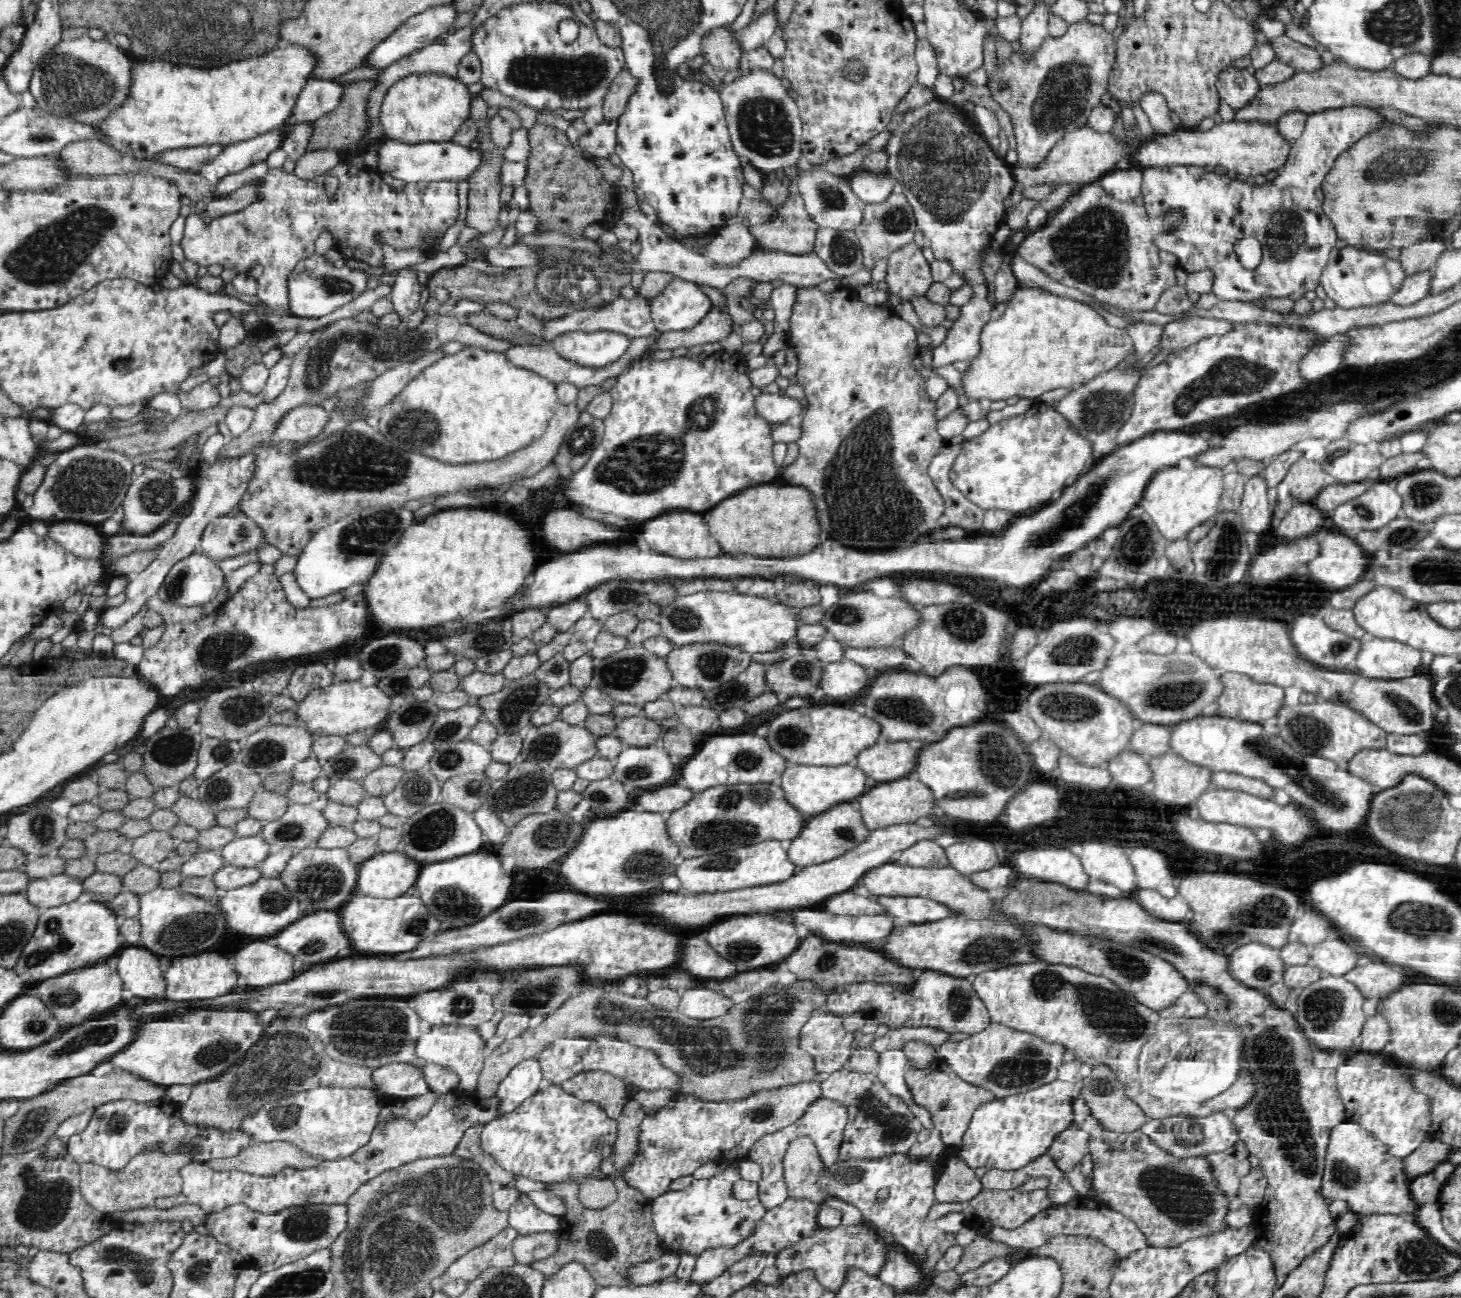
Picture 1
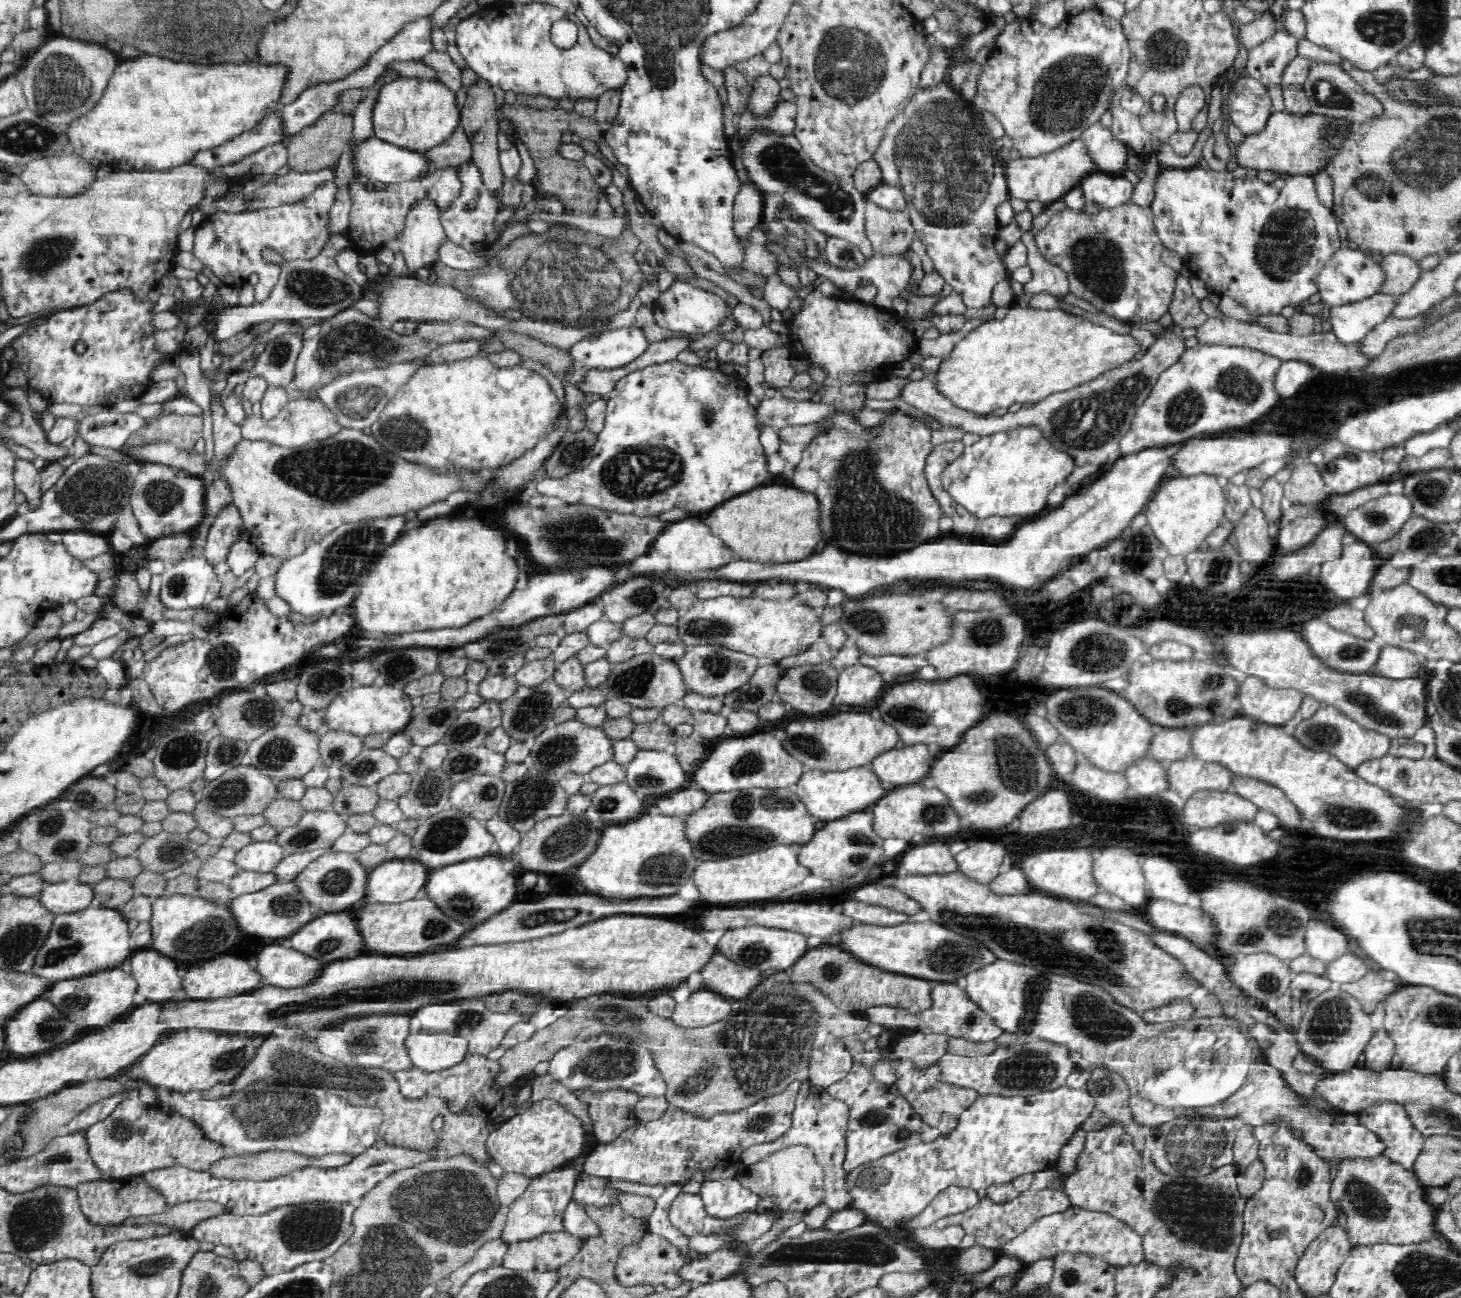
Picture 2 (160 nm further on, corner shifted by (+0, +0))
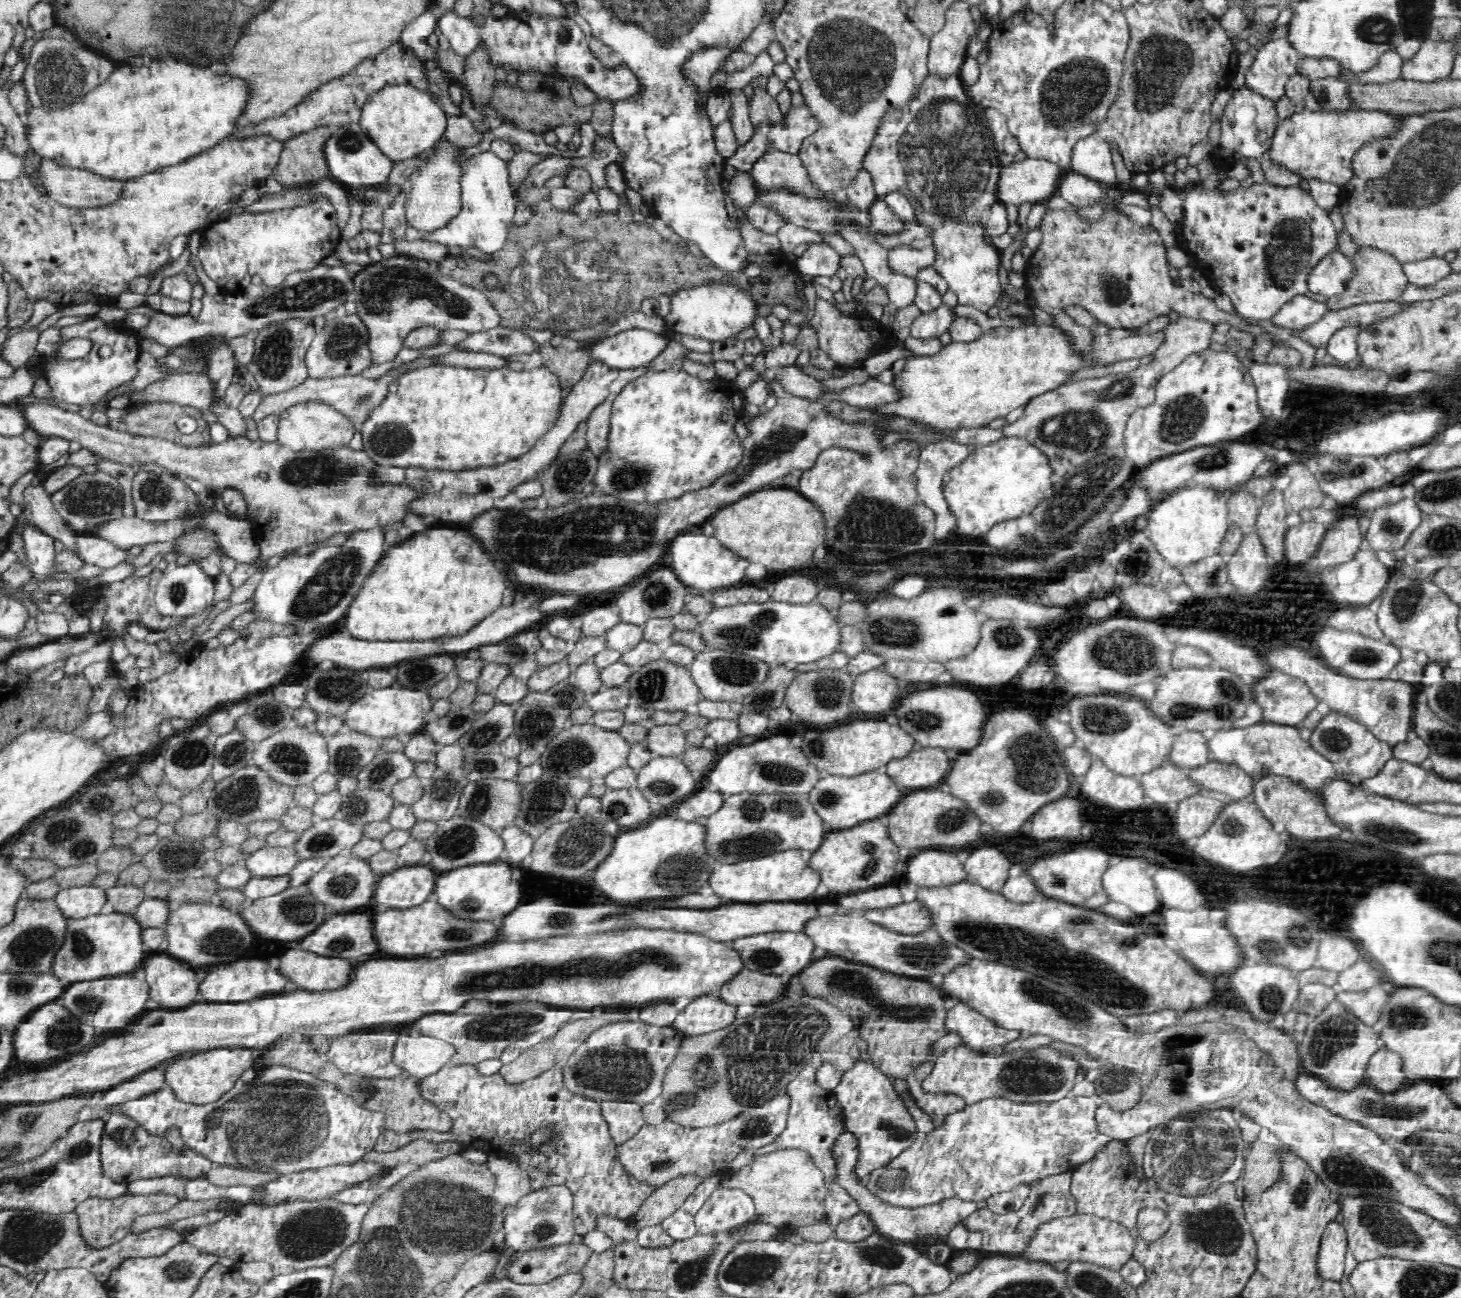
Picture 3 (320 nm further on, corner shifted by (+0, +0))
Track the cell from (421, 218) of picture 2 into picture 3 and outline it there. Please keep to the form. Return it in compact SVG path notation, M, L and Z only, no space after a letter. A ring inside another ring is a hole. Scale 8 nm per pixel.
M443 137L434 148L431 161L423 166L422 172L410 176L402 186L406 192L405 215L406 222L418 232L434 232L442 228L460 208L460 166L458 160L461 148L450 144Z

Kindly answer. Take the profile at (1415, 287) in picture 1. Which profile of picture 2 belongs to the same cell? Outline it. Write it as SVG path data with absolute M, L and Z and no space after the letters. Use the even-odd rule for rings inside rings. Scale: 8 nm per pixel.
M1380 292L1370 298L1329 309L1331 326L1344 343L1362 339L1384 322L1398 306L1402 294Z

